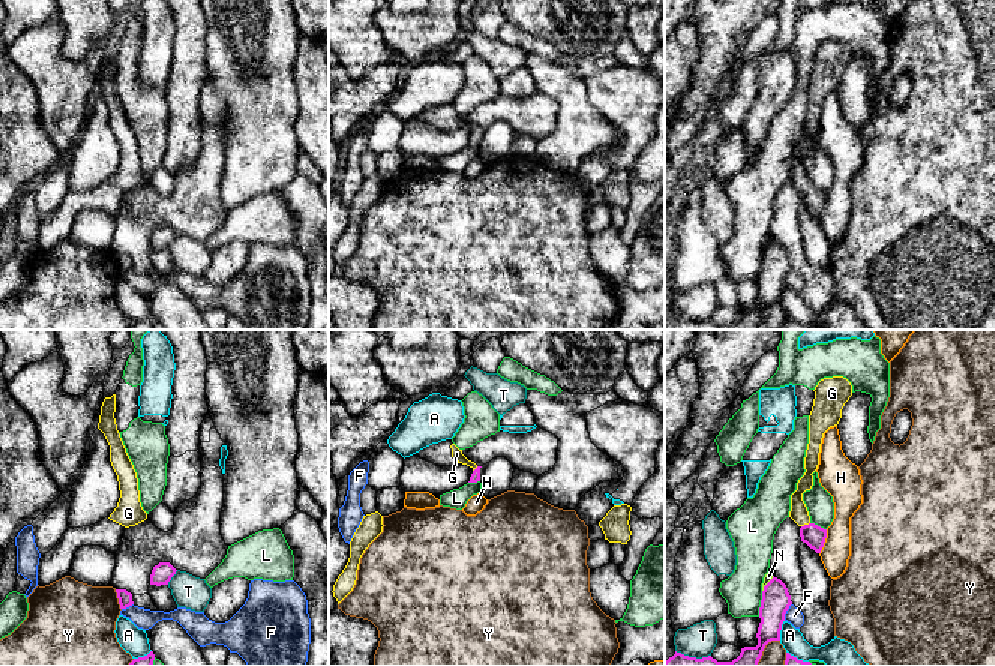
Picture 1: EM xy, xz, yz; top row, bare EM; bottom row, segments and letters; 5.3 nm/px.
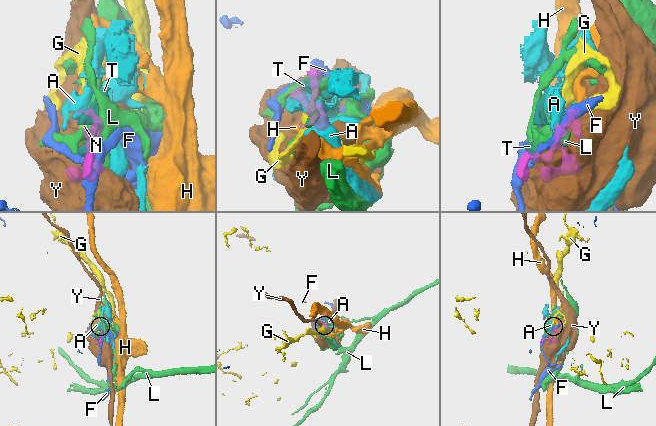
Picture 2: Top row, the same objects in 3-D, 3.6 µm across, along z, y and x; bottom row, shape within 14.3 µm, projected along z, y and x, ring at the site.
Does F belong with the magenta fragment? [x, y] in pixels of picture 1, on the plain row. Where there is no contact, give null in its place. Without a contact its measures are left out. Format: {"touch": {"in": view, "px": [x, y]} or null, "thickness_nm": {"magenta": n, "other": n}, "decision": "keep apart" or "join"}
{"touch": {"in": "yz", "px": [785, 276]}, "thickness_nm": {"magenta": 160, "other": 90}, "decision": "keep apart"}

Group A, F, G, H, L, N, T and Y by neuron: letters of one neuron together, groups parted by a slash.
A N / F / G / H / L / T / Y

